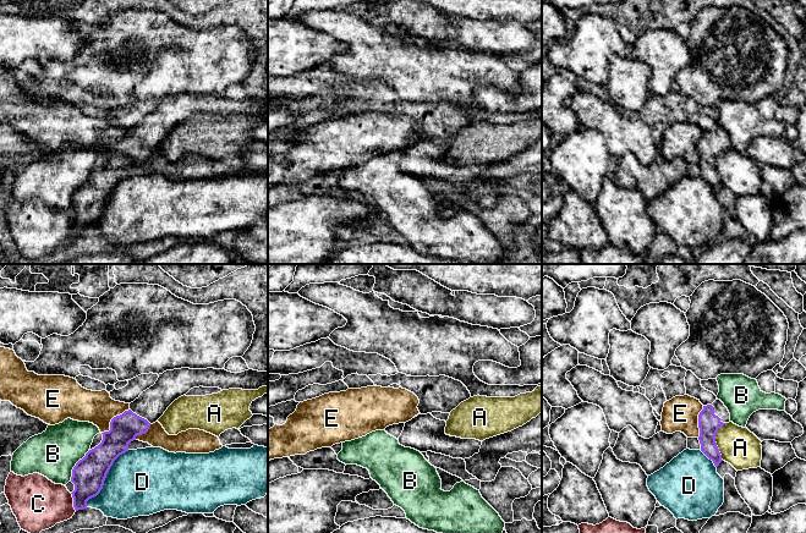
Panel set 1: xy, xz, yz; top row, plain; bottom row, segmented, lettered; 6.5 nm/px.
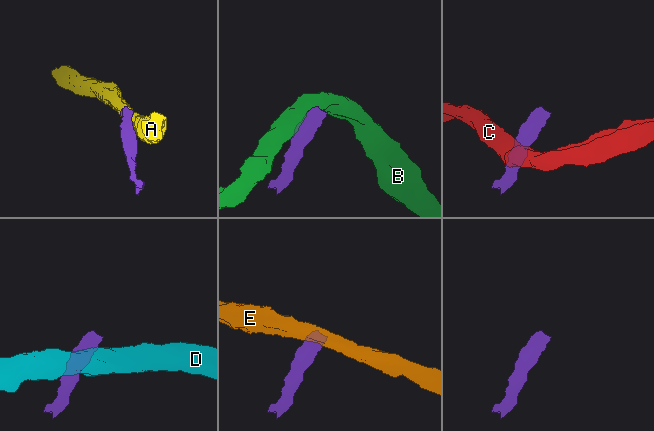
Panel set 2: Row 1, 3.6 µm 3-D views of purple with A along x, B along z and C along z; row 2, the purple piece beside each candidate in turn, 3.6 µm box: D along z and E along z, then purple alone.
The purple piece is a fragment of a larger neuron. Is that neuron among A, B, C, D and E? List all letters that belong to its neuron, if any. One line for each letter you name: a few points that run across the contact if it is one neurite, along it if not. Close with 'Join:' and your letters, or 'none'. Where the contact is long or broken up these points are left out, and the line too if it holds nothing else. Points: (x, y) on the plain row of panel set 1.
Join: none

